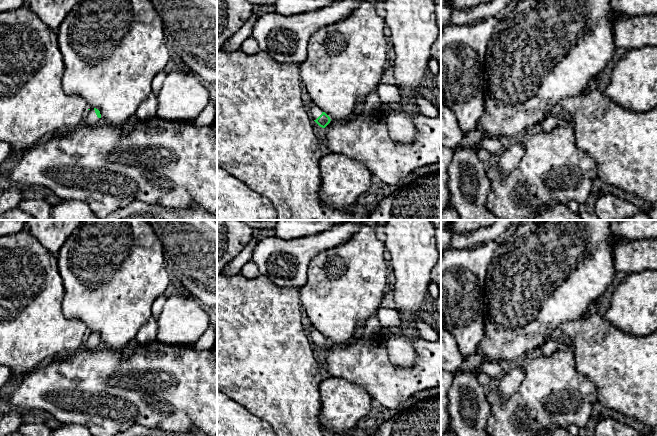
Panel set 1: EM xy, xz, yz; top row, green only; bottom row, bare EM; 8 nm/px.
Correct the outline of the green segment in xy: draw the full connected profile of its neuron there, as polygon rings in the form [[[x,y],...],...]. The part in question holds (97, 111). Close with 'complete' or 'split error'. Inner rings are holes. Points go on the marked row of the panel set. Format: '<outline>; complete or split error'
[[[96,108],[90,109],[87,111],[83,126],[95,126],[100,124],[101,121],[101,114],[100,111]]]; split error

